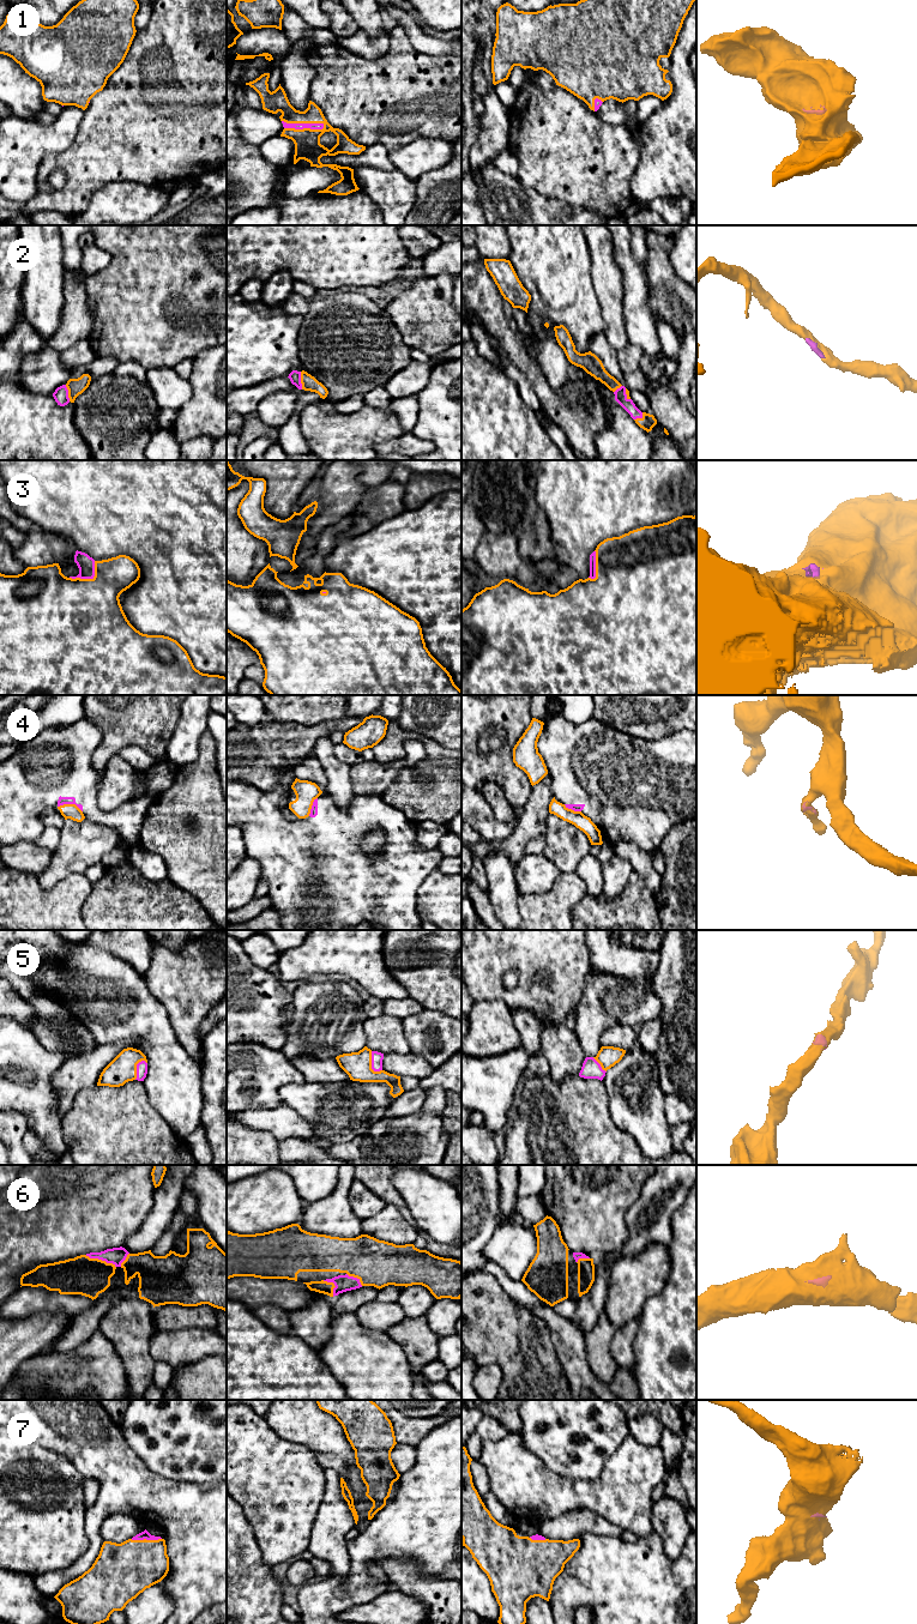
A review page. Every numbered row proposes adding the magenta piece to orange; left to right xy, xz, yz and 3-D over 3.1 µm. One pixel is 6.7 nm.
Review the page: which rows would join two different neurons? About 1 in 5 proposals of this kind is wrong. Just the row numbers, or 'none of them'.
4

